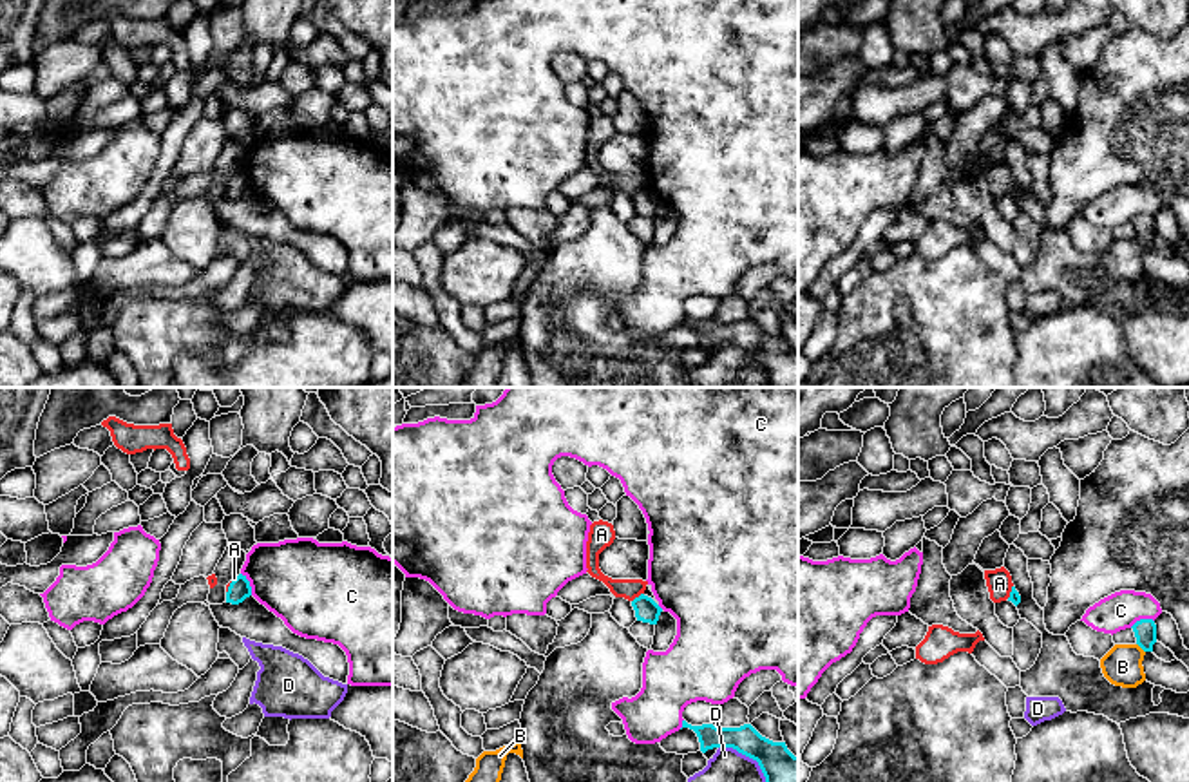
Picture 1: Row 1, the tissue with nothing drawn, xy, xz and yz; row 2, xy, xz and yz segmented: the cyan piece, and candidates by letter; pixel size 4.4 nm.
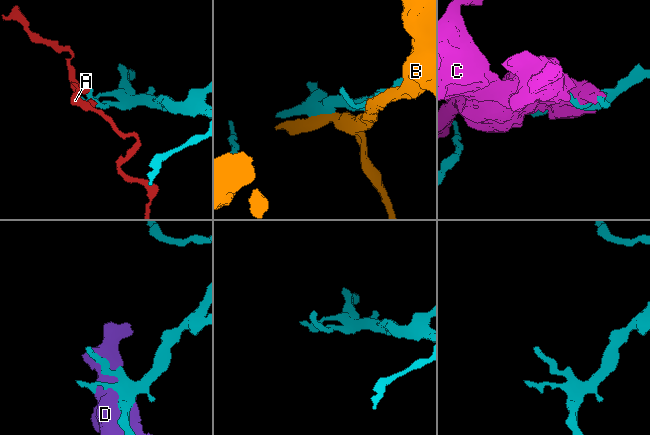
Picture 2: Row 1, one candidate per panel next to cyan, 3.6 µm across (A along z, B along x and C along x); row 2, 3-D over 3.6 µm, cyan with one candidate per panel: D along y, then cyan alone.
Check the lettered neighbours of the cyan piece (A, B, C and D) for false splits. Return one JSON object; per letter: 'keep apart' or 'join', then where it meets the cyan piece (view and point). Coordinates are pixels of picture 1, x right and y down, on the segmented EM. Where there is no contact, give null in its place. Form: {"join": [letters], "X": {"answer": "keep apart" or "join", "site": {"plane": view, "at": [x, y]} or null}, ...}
{"join": [], "A": {"answer": "keep apart", "site": {"plane": "xz", "at": [639, 596]}}, "B": {"answer": "keep apart", "site": {"plane": "yz", "at": [1141, 647]}}, "C": {"answer": "keep apart", "site": {"plane": "xy", "at": [248, 583]}}, "D": {"answer": "keep apart", "site": {"plane": "xz", "at": [748, 755]}}}

